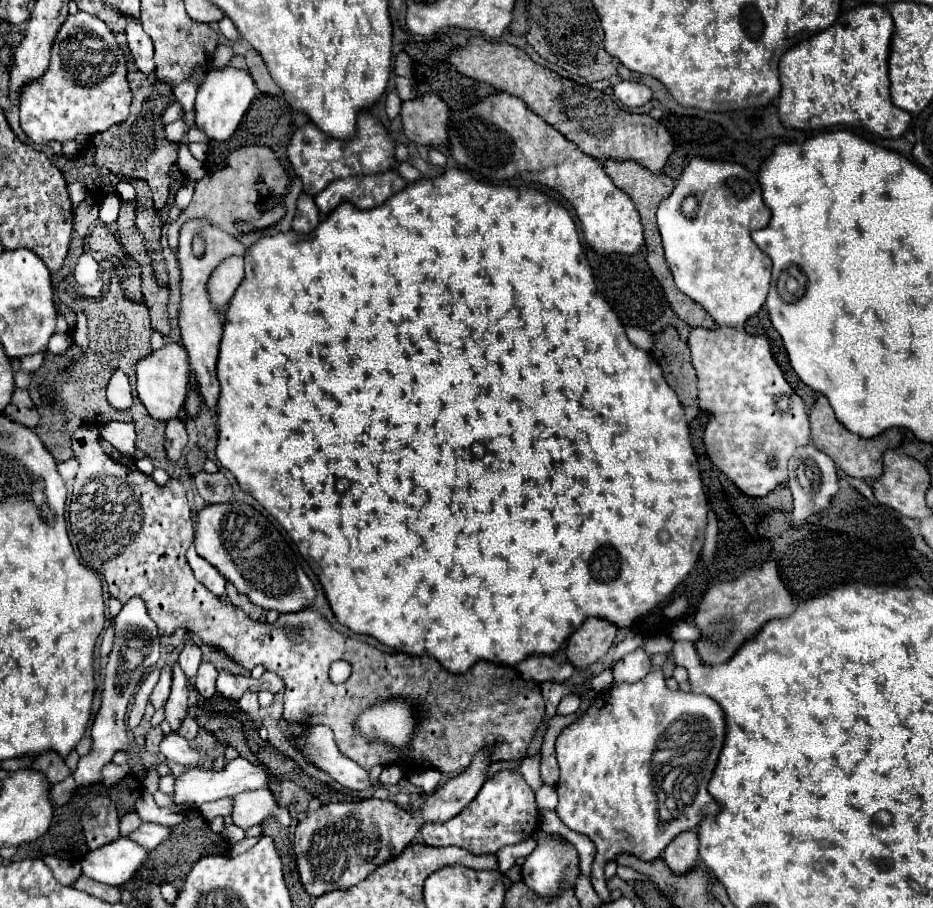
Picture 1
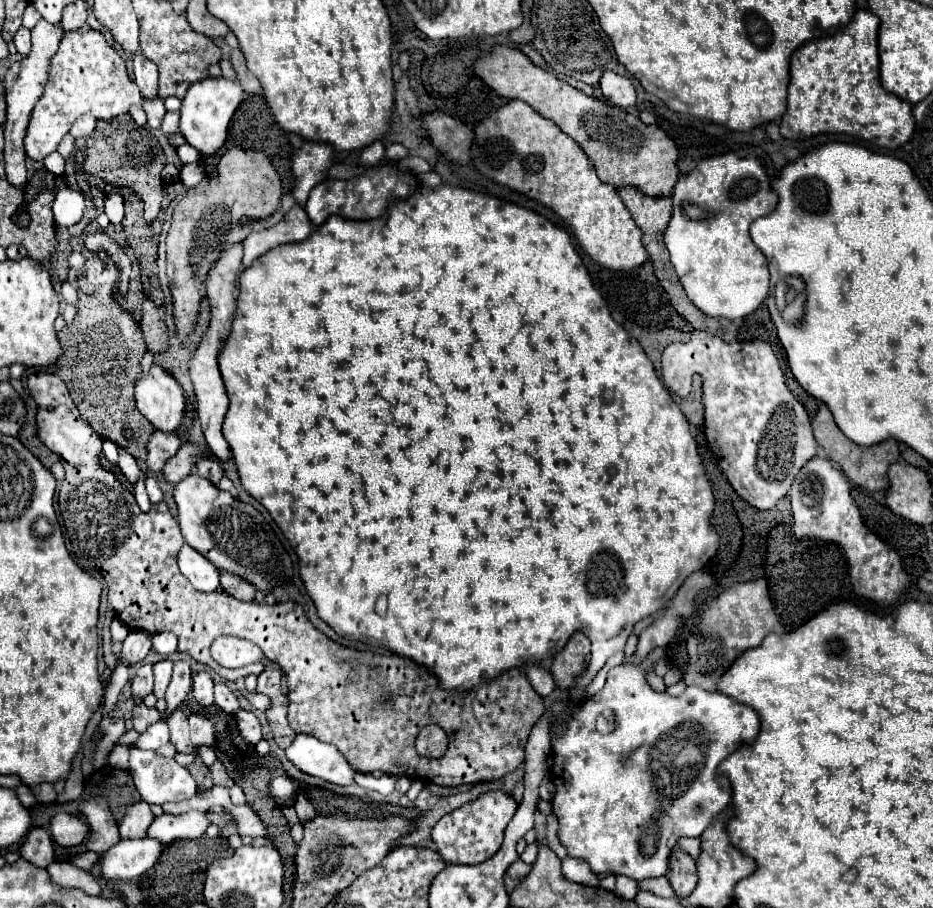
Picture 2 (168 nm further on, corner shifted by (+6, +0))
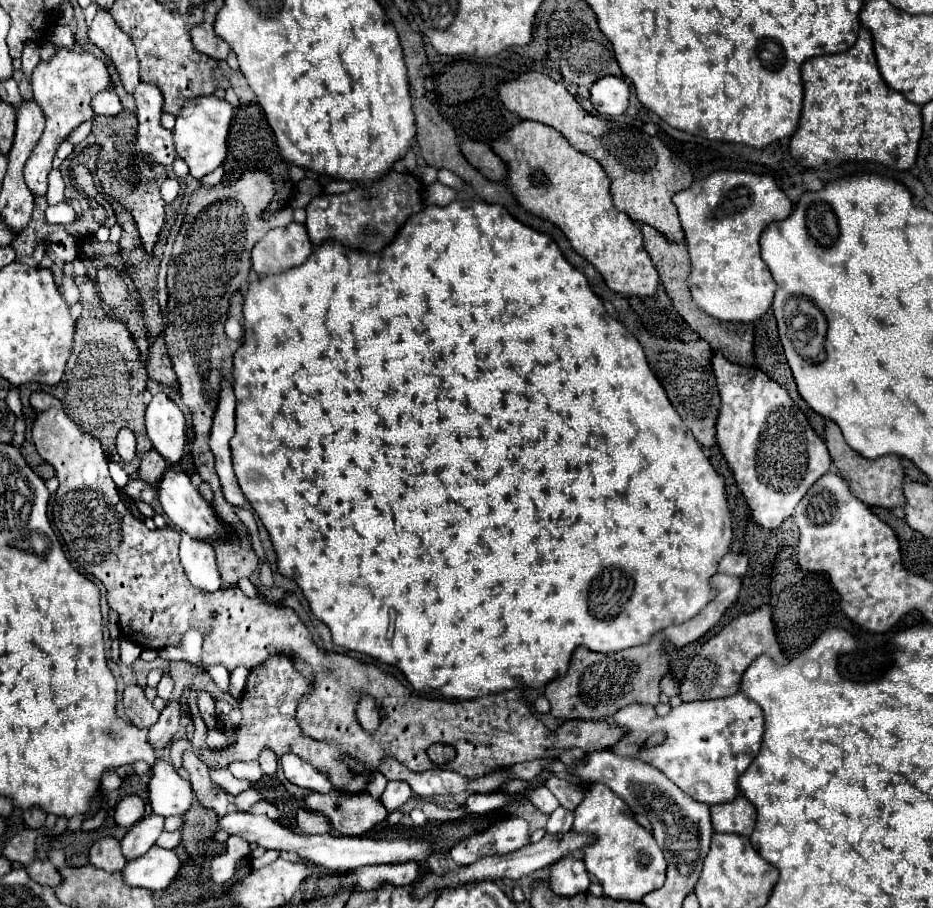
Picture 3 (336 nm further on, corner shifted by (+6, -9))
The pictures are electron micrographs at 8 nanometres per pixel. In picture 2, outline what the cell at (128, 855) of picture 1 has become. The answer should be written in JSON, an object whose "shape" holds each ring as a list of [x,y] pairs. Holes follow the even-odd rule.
{"shape":[[[154,838],[120,840],[106,854],[100,856],[102,876],[106,880],[132,880],[146,874],[160,858],[162,842]]]}

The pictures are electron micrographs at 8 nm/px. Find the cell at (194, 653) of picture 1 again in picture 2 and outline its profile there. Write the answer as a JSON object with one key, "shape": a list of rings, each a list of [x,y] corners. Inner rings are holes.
{"shape":[[[180,660],[174,664],[174,674],[172,674],[172,680],[170,680],[168,690],[166,690],[166,710],[162,712],[162,720],[166,716],[170,716],[186,700],[190,688],[192,688],[190,666],[186,660]]]}

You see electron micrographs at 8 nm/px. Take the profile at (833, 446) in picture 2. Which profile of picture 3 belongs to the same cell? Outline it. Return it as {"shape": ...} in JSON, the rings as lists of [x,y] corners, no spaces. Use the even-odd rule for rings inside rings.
{"shape":[[[826,419],[826,447],[830,451],[830,457],[834,461],[834,465],[838,467],[840,475],[846,479],[846,483],[850,485],[850,491],[856,495],[856,499],[860,499],[862,503],[870,505],[870,507],[902,507],[904,505],[904,493],[902,493],[902,481],[904,481],[904,469],[900,463],[900,457],[896,455],[888,455],[888,457],[878,457],[878,459],[866,459],[860,453],[856,453],[854,449],[848,447],[848,443],[842,437],[840,427]]]}

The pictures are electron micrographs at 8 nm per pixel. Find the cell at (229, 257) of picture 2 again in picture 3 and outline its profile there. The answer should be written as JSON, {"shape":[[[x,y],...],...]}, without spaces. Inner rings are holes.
{"shape":[[[222,379],[220,391],[218,391],[218,405],[216,405],[212,429],[210,429],[210,449],[216,459],[216,473],[220,477],[226,501],[230,505],[242,507],[246,505],[246,497],[238,487],[238,479],[232,467],[230,443],[228,443],[234,435],[234,407],[236,407],[236,399],[234,399],[232,385],[226,379]]]}

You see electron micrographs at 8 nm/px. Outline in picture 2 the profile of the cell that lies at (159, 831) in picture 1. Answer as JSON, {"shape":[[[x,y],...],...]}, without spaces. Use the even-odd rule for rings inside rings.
{"shape":[[[186,812],[186,814],[162,814],[156,816],[148,836],[160,840],[162,844],[170,844],[174,840],[194,840],[206,834],[206,828],[210,826],[210,820],[206,818],[206,812]]]}

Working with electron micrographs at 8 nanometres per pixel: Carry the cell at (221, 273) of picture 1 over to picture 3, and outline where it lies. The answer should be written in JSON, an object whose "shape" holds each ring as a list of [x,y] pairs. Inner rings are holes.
{"shape":[[[290,223],[268,231],[252,249],[252,269],[256,273],[278,273],[290,265],[302,265],[312,253],[308,231],[300,223]]]}

